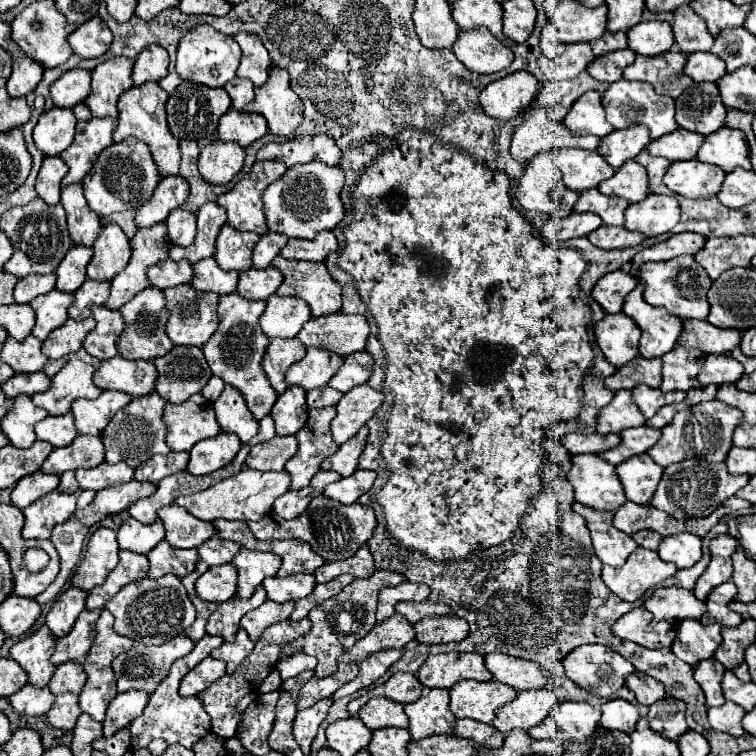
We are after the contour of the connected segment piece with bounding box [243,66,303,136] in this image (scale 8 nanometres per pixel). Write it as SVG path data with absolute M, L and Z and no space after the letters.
M273 66L265 86L255 90L255 100L243 106L243 112L261 114L269 122L269 132L291 136L303 118L303 102L289 86L289 74Z

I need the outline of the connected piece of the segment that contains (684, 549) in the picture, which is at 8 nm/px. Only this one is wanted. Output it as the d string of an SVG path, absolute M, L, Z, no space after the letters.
M679 534L675 538L663 538L659 544L659 556L665 562L673 562L677 568L691 568L699 562L703 540L695 534Z

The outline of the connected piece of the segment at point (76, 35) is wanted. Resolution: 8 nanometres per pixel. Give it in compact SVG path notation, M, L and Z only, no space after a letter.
M95 16L77 26L77 30L69 34L67 42L73 54L77 54L79 58L99 58L111 48L113 34L107 24L99 16Z

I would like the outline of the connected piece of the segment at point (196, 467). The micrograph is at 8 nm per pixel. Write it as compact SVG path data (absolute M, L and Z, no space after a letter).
M221 432L215 438L197 442L189 452L191 458L189 458L187 472L195 476L211 474L227 466L235 458L239 448L241 448L241 440L235 434L227 434L227 432Z

